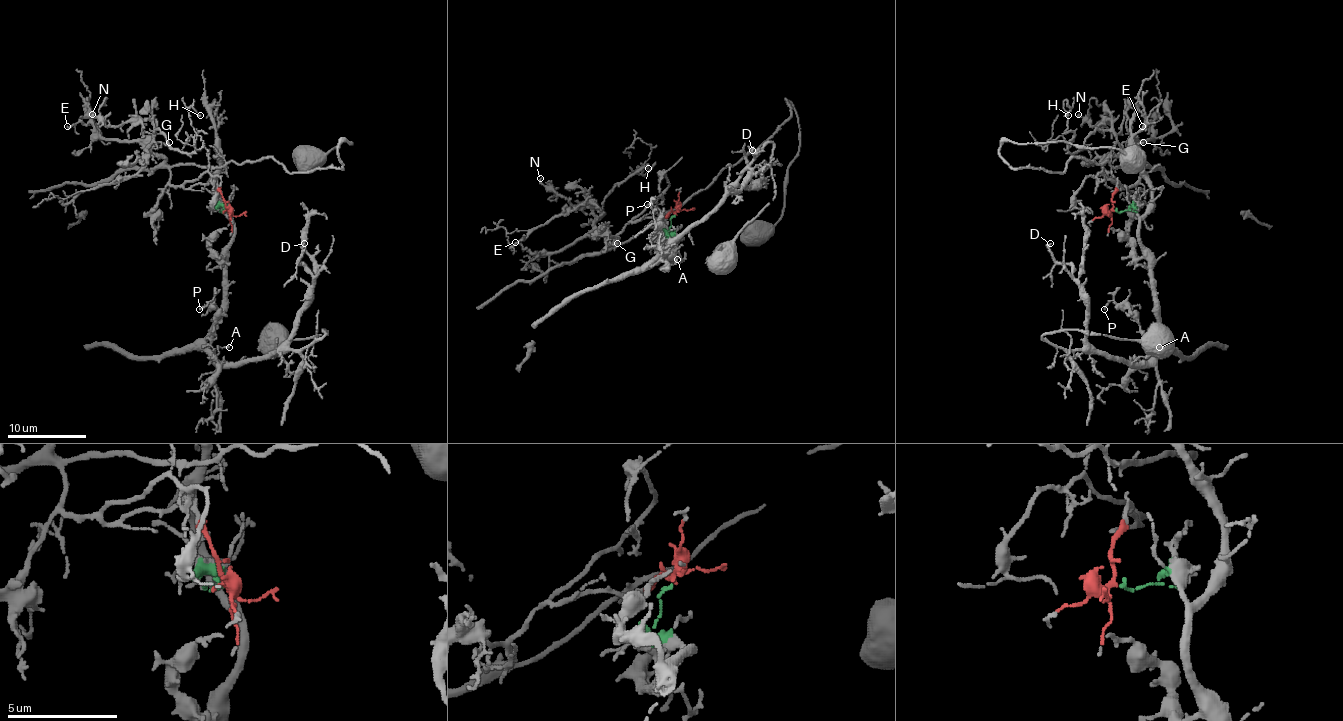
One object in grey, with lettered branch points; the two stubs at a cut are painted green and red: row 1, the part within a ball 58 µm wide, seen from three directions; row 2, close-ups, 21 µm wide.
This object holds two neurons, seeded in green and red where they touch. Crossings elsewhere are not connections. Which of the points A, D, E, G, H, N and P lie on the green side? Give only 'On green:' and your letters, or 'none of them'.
On green: A, D, P

